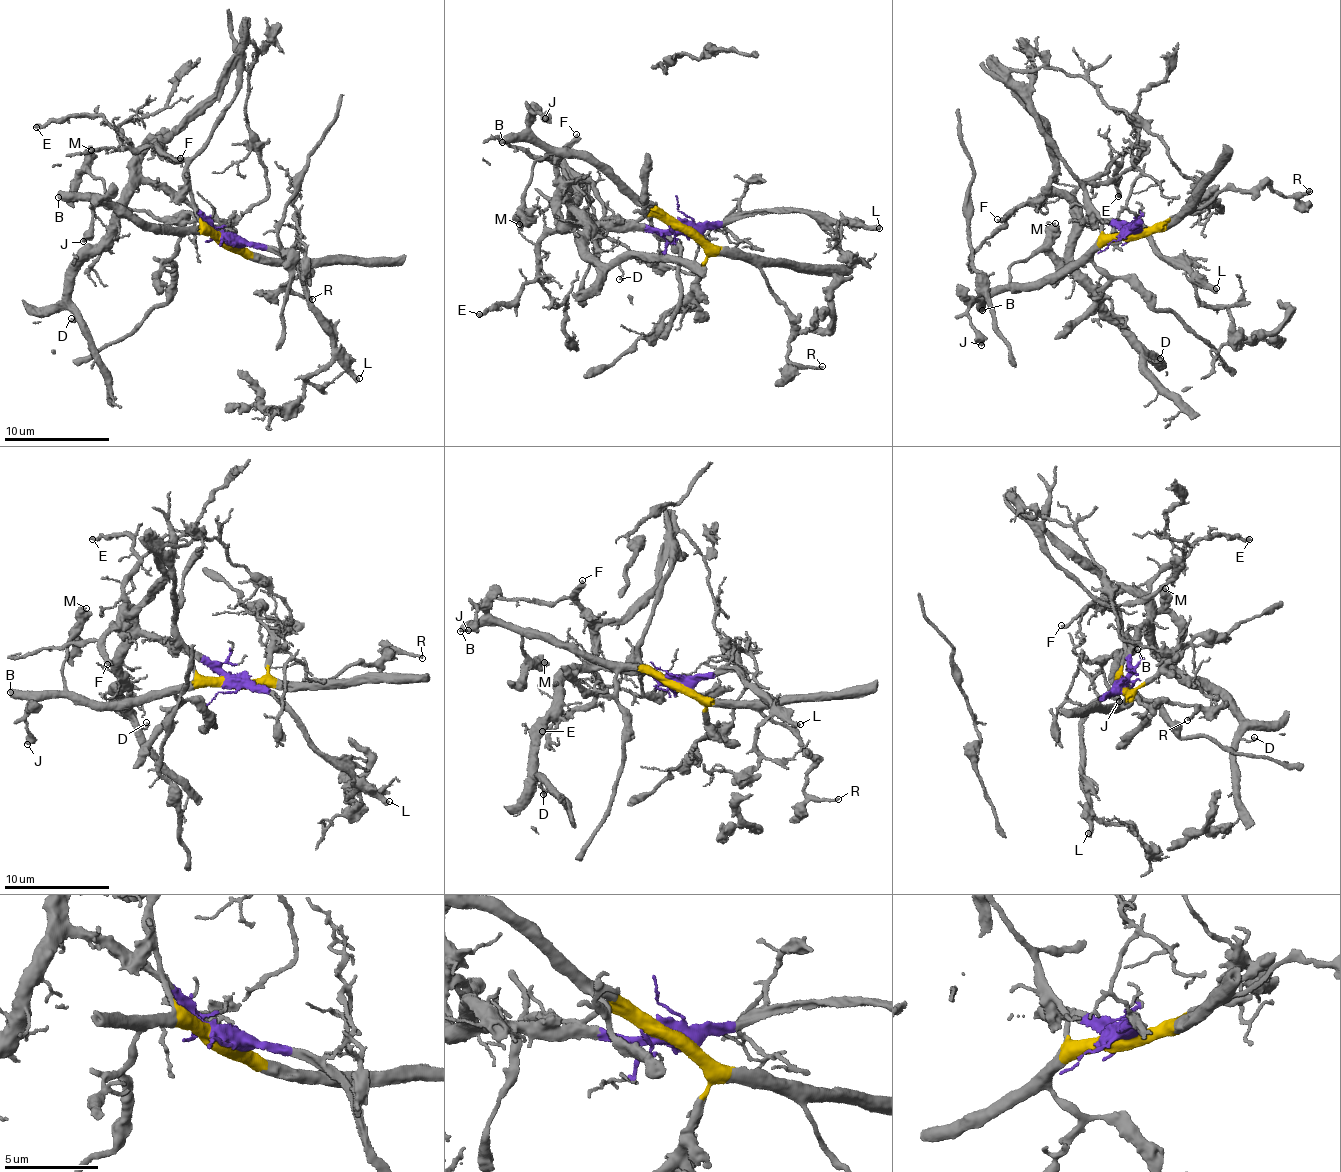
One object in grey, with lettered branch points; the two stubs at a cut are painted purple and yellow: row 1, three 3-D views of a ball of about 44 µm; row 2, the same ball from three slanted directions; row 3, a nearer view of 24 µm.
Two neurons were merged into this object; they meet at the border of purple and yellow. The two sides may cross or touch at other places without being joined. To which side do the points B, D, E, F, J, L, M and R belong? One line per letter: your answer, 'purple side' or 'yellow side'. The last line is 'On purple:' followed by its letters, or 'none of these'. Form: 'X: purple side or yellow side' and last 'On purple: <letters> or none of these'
B: yellow side
D: purple side
E: purple side
F: purple side
J: yellow side
L: purple side
M: yellow side
R: yellow side
On purple: D, E, F, L

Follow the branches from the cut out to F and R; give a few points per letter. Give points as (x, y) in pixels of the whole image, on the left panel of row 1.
F: (227, 239), (209, 231), (185, 202), (171, 199), (140, 173), (145, 147), (156, 140), (165, 153), (180, 159)
R: (227, 239), (245, 251), (289, 265), (300, 261), (303, 274), (305, 272), (283, 283), (290, 293), (312, 299)

